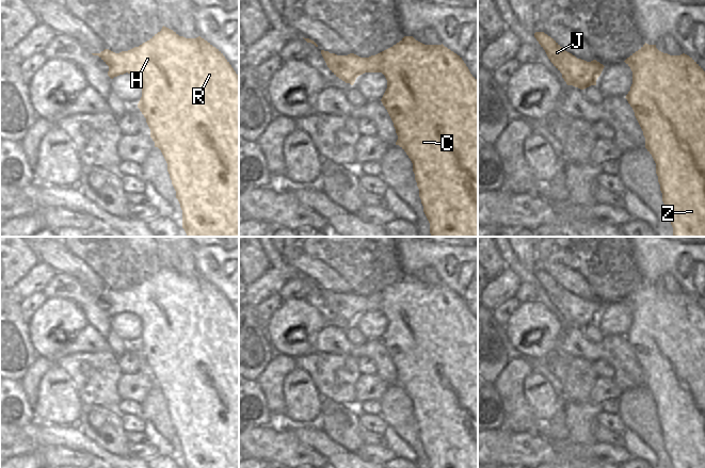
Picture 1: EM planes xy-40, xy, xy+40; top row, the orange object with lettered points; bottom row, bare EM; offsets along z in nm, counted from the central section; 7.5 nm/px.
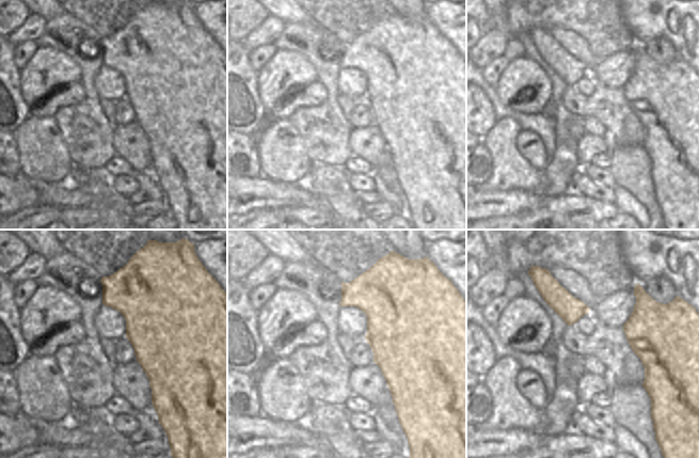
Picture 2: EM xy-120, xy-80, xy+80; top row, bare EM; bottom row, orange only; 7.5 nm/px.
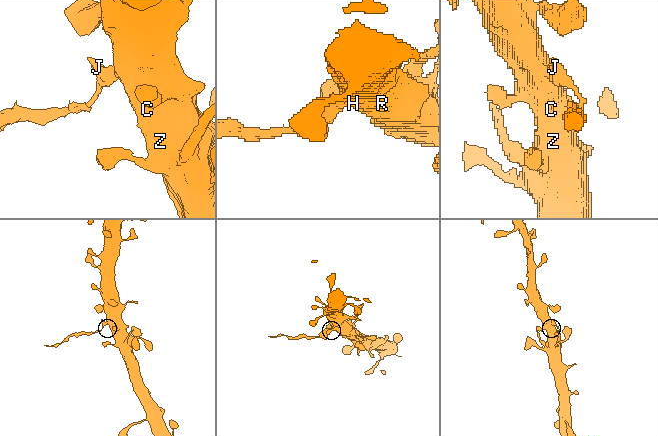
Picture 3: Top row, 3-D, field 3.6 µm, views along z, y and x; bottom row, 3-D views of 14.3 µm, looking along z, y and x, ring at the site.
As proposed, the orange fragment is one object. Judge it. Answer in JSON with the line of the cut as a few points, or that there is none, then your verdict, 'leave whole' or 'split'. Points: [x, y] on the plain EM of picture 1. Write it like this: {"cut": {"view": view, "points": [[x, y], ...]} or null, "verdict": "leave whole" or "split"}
{"cut": {"view": "xy", "points": [[327, 293], [332, 301], [342, 302], [346, 308], [356, 316]]}, "verdict": "split"}

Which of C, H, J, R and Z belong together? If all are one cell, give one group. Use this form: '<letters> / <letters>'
C H R Z / J

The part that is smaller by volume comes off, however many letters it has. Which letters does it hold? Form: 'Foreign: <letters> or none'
Foreign: J

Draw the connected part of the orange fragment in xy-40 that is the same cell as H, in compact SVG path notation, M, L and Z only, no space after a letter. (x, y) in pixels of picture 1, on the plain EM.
M163 264L160 271L139 286L119 292L105 288L100 292L92 293L98 294L109 305L109 311L112 316L128 311L134 313L142 321L142 336L138 342L138 346L146 357L146 361L150 368L150 376L155 381L155 386L161 389L167 402L167 410L176 430L176 437L182 449L182 467L239 468L239 314L223 292L201 275L196 277L186 277Z

